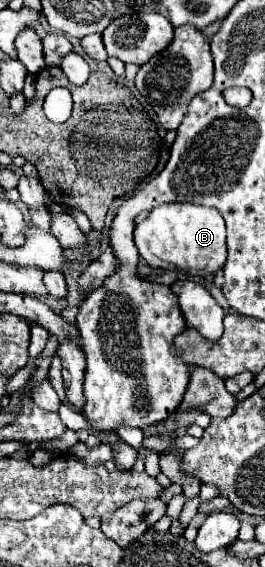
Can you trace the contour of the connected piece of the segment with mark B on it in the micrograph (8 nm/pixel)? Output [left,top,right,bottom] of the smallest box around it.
[135,203,227,277]

